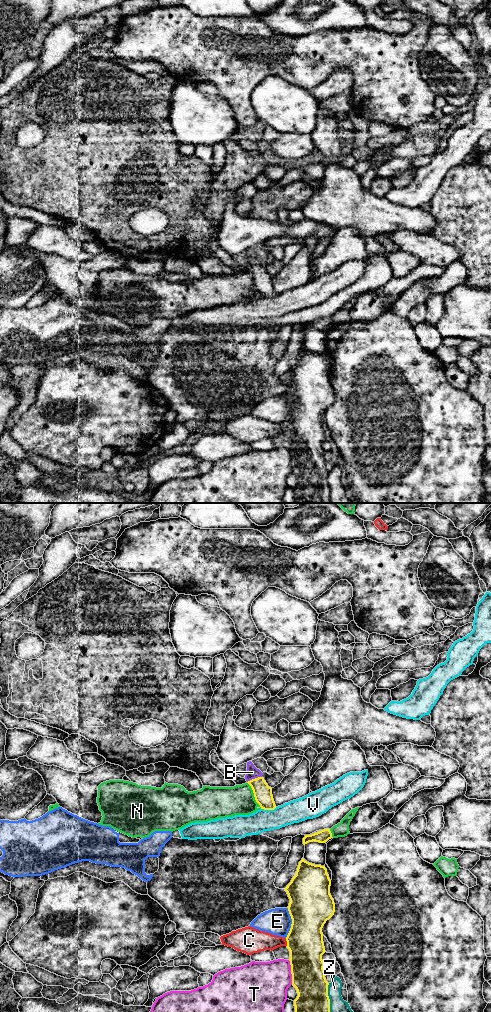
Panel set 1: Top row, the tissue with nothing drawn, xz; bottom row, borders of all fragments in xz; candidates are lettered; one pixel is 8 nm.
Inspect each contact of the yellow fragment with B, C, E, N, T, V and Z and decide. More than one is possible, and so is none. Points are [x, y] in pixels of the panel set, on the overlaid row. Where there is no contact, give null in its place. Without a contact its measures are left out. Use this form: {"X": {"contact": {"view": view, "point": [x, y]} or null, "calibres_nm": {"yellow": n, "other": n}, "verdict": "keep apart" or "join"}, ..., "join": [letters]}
{"B": {"contact": {"view": "xz", "point": [255, 778]}, "calibres_nm": {"yellow": 140, "other": 100}, "verdict": "join"}, "C": {"contact": {"view": "xz", "point": [287, 942]}, "calibres_nm": {"yellow": 280, "other": 180}, "verdict": "keep apart"}, "E": {"contact": {"view": "xz", "point": [292, 922]}, "calibres_nm": {"yellow": 360, "other": 220}, "verdict": "keep apart"}, "N": {"contact": {"view": "xz", "point": [254, 795]}, "calibres_nm": {"yellow": 140, "other": 240}, "verdict": "keep apart"}, "T": {"contact": {"view": "xz", "point": [291, 972]}, "calibres_nm": {"yellow": 280, "other": 380}, "verdict": "keep apart"}, "V": {"contact": {"view": "xz", "point": [268, 809]}, "calibres_nm": {"yellow": 140, "other": 180}, "verdict": "keep apart"}, "Z": {"contact": {"view": "xz", "point": [328, 997]}, "calibres_nm": {"yellow": 280, "other": 120}, "verdict": "keep apart"}, "join": ["B"]}

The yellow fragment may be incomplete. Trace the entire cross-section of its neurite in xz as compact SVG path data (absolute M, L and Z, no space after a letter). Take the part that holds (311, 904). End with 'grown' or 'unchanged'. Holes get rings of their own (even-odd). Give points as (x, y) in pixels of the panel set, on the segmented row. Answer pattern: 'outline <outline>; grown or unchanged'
outline M302 858L296 875L285 888L290 899L287 908L292 919L286 941L290 951L292 985L298 993L294 1000L295 1012L330 1012L329 983L325 978L322 960L322 955L326 952L322 928L335 912L330 886L331 880L325 866L309 863Z; unchanged

